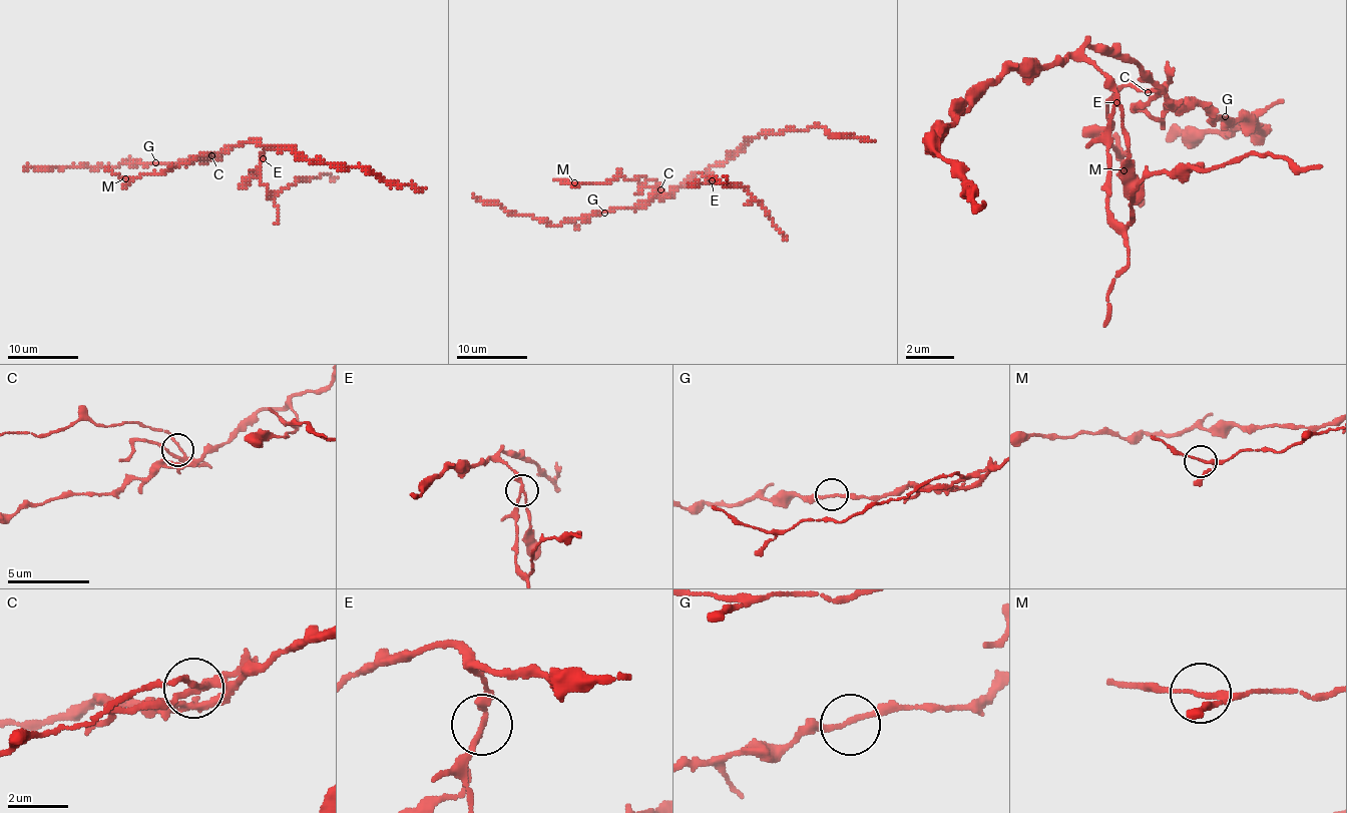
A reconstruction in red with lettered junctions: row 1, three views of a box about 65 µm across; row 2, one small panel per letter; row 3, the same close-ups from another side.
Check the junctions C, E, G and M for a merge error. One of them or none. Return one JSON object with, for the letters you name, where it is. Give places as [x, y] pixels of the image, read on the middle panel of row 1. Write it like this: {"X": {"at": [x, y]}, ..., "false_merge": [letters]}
{"E": {"at": [712, 180]}, "false_merge": ["E"]}

